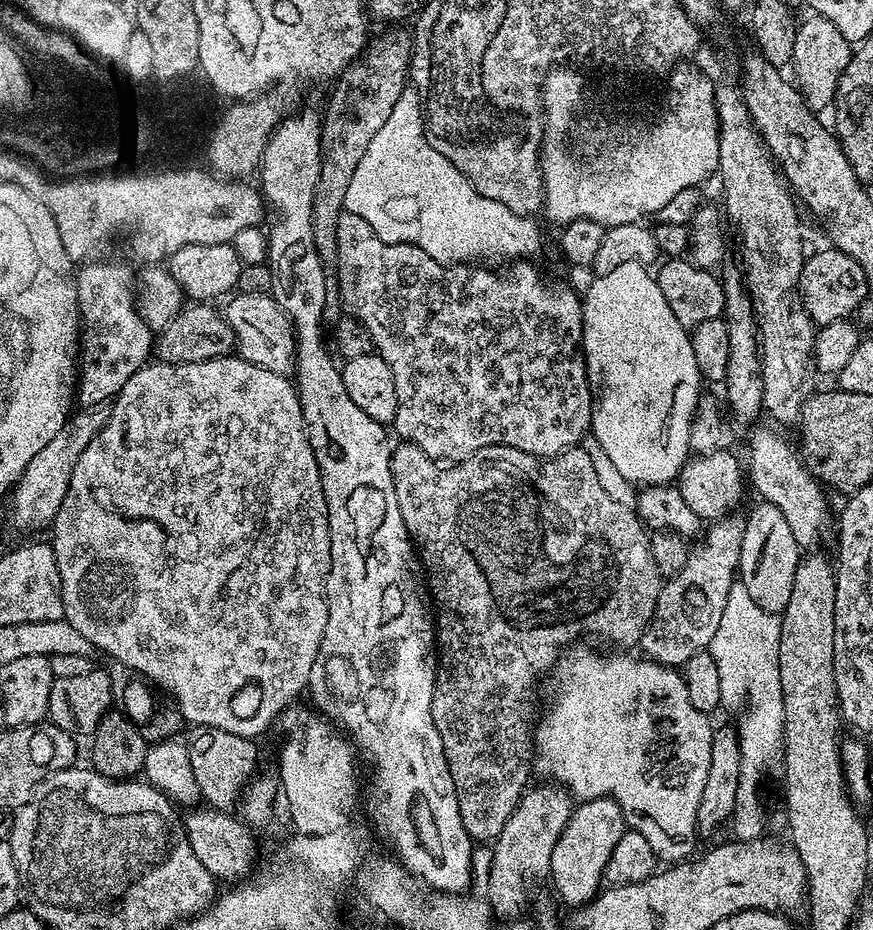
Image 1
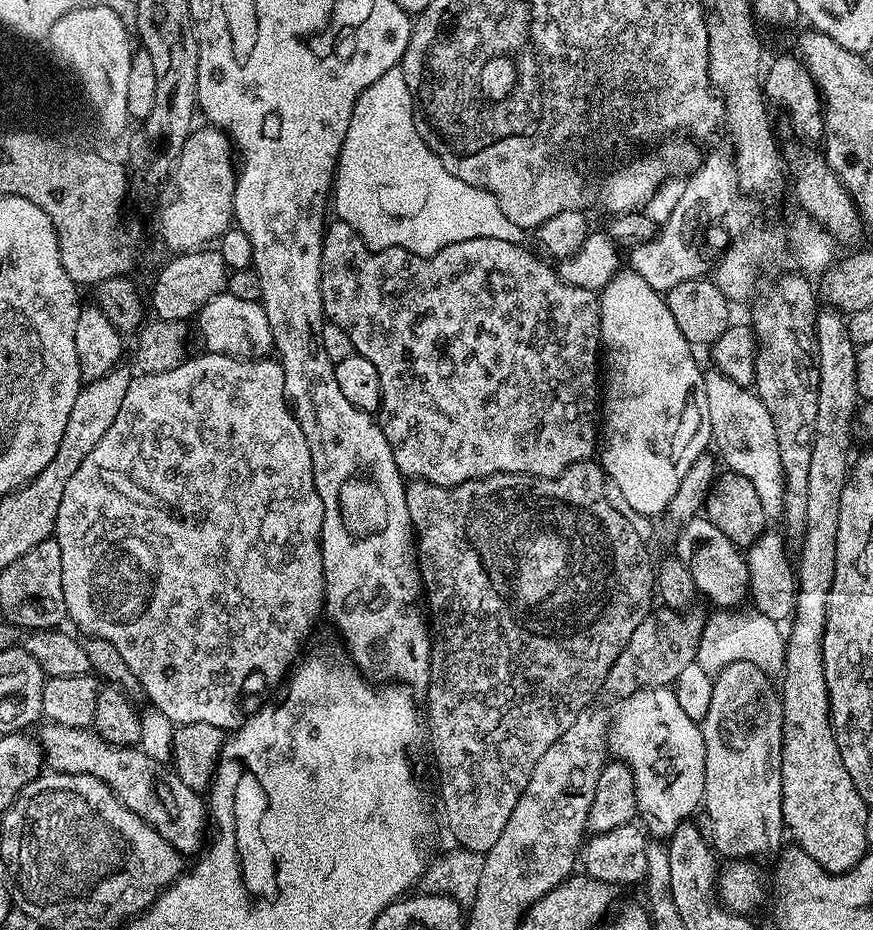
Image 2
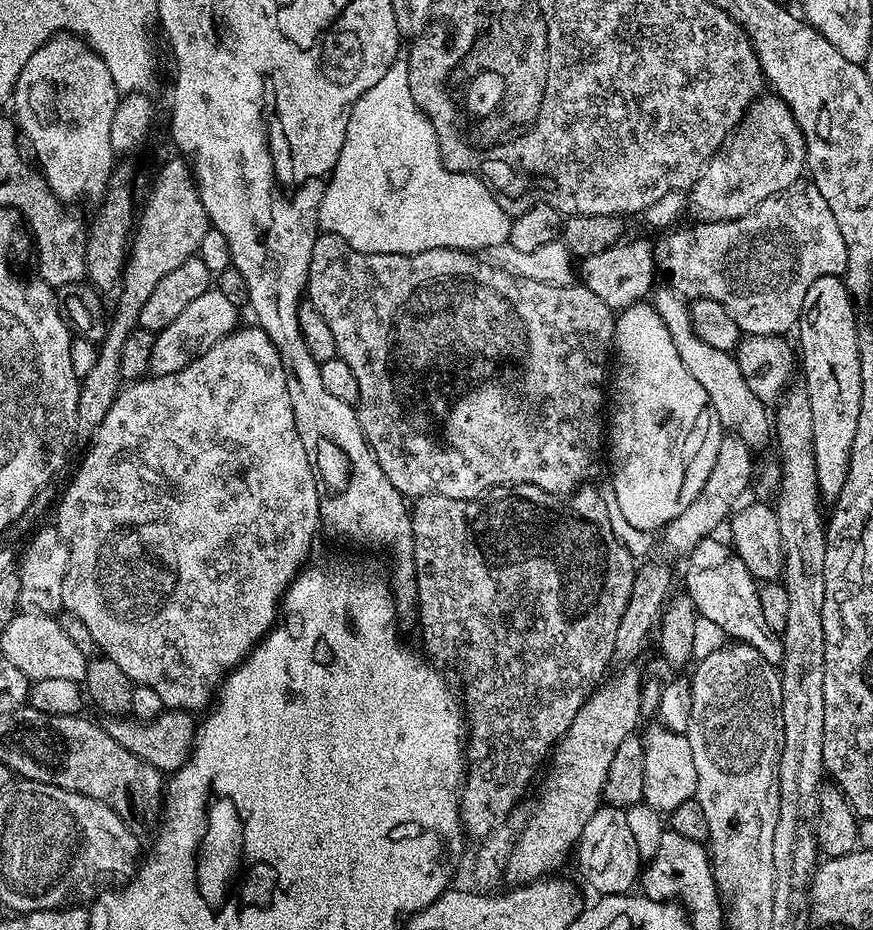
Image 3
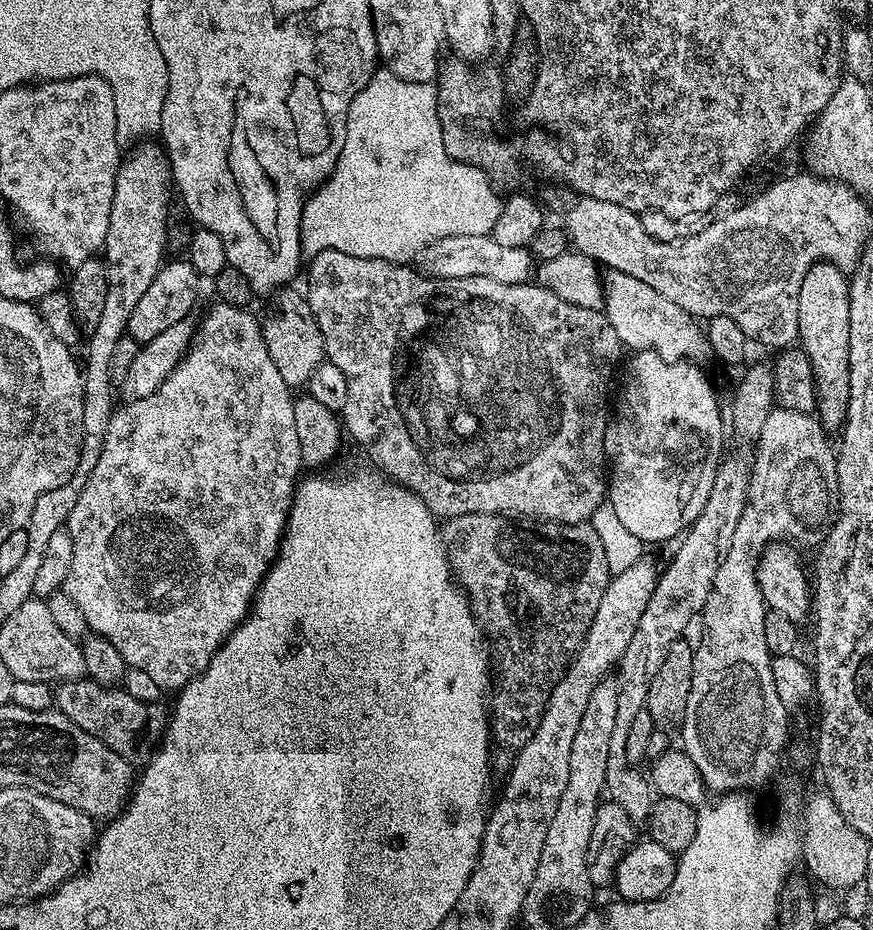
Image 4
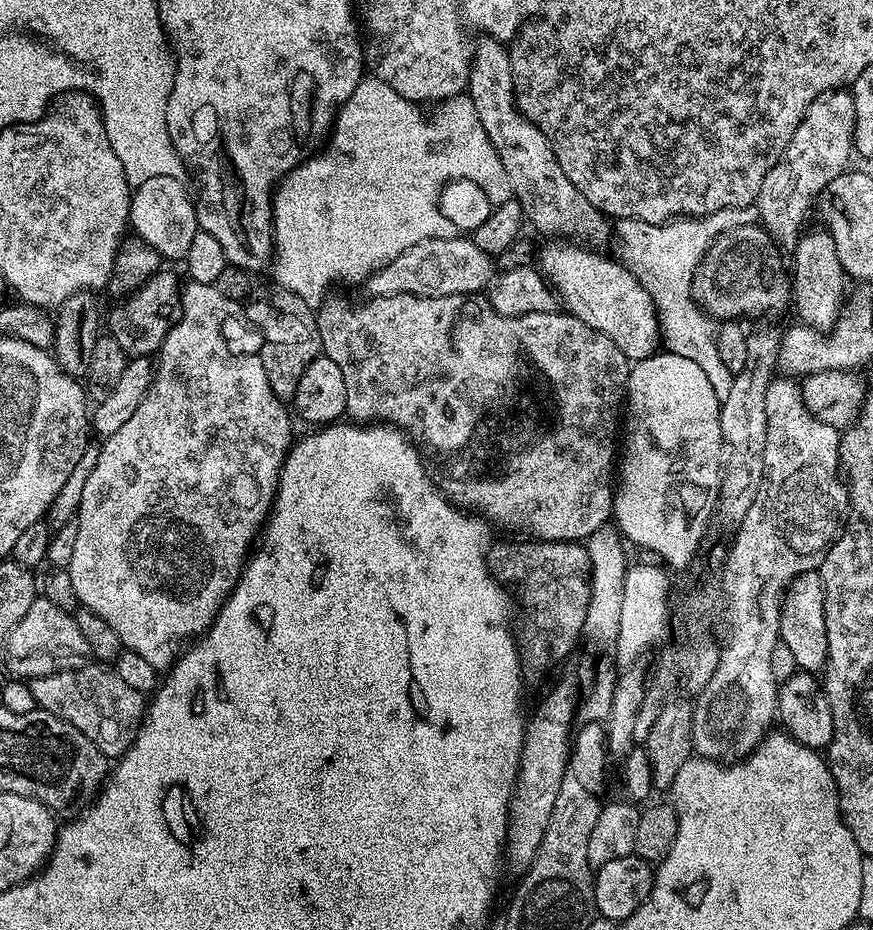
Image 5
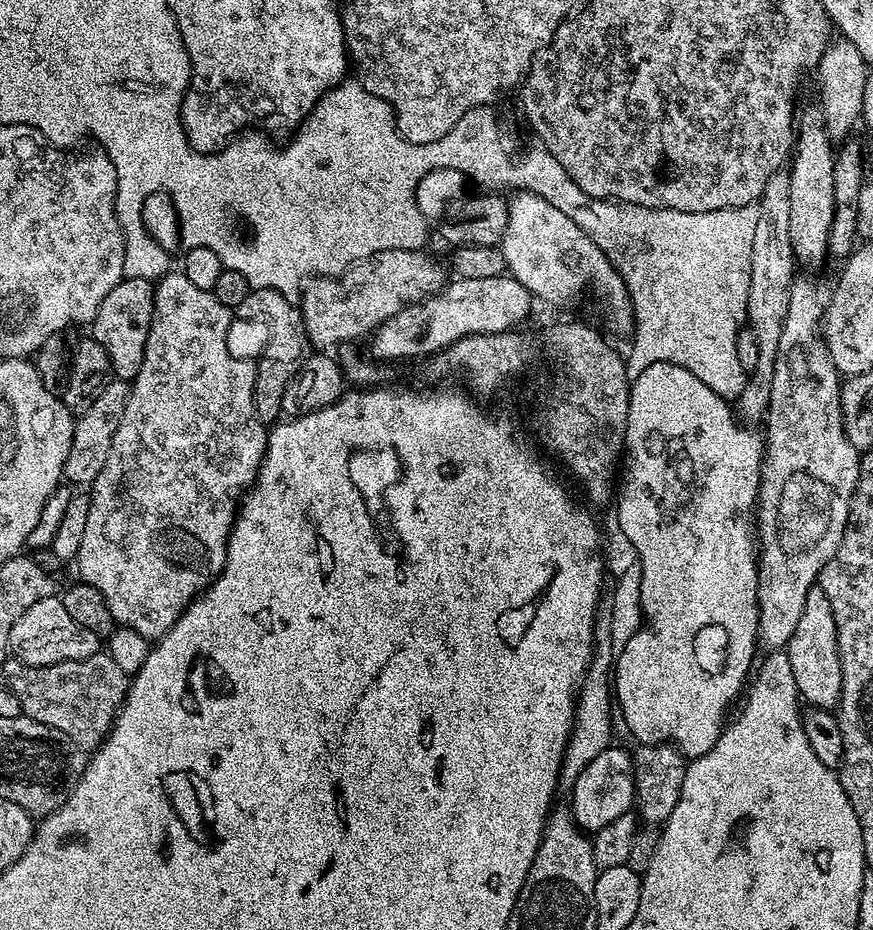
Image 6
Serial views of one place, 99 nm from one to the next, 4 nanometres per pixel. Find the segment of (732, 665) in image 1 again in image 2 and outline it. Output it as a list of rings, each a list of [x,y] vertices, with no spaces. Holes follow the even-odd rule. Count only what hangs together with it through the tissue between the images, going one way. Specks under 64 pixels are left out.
[[[716,610],[713,611],[713,616],[709,615],[705,619],[704,629],[700,635],[696,651],[696,663],[702,666],[702,670],[715,674],[721,668],[730,666],[734,662],[750,662],[754,666],[758,666],[758,670],[762,670],[766,675],[773,678],[779,677],[784,670],[784,645],[786,643],[786,636],[781,625],[775,620],[766,618],[766,614],[761,612],[755,610],[740,611],[744,610]]]

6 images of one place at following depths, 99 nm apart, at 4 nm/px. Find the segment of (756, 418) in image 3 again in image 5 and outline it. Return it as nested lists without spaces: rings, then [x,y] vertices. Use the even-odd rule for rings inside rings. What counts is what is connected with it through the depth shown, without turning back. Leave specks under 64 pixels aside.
[[[556,238],[548,243],[552,244],[539,249],[538,268],[569,314],[606,334],[630,362],[644,360],[657,351],[661,341],[658,313],[642,282],[624,263],[580,242]]]

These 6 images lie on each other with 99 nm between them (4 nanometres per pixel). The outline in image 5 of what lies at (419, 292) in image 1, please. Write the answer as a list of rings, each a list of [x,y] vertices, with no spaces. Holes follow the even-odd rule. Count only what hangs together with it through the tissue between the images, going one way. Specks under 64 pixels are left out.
[[[394,294],[393,296],[374,296],[365,299],[365,304],[347,304],[344,300],[332,300],[328,298],[319,305],[316,312],[316,325],[320,331],[320,346],[323,355],[330,358],[330,362],[338,365],[338,370],[342,370],[342,379],[346,381],[346,413],[353,421],[361,425],[366,424],[387,424],[400,429],[414,441],[420,450],[421,457],[426,461],[434,483],[451,503],[464,510],[475,510],[489,522],[500,524],[514,524],[518,528],[526,528],[535,539],[538,540],[574,540],[577,542],[587,541],[589,536],[594,534],[600,527],[607,525],[613,519],[612,501],[614,499],[614,465],[618,460],[618,448],[616,452],[616,431],[622,428],[622,409],[626,404],[626,393],[628,391],[628,374],[630,371],[630,361],[606,334],[594,330],[594,326],[588,326],[578,318],[574,318],[567,310],[549,310],[546,312],[535,312],[534,314],[522,314],[521,316],[499,316],[488,303],[483,295],[473,294],[463,296],[462,294],[450,294],[449,296],[411,296],[410,294]]]

